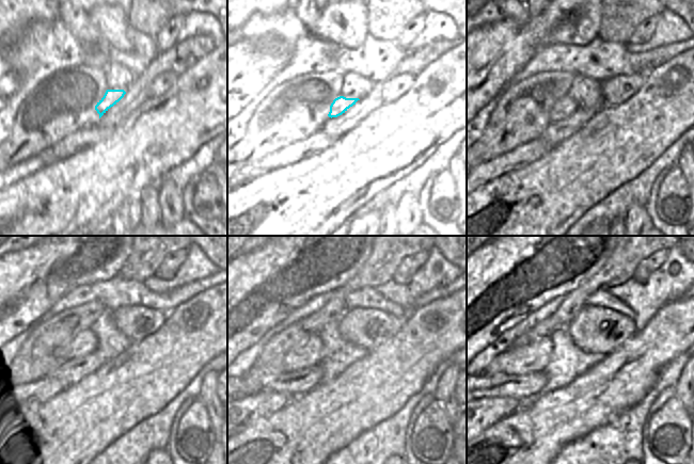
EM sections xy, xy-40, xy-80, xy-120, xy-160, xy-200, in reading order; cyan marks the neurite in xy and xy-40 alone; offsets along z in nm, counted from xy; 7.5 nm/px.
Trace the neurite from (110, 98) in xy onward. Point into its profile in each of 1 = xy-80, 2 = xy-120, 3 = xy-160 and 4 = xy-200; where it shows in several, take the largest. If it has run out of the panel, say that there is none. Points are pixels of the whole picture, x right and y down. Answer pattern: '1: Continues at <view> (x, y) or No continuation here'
1: Continues at xy-80 (565, 106)
2: Continues at xy-120 (84, 344)
3: Continues at xy-160 (309, 352)
4: Continues at xy-200 (522, 360)

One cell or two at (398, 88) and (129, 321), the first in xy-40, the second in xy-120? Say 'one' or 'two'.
one

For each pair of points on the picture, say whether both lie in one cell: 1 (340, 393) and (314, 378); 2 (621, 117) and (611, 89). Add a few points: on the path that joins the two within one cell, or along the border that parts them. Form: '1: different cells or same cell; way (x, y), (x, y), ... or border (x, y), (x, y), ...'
1: different cells; border (319, 382), (311, 389), (297, 395)
2: different cells; border (639, 91), (618, 104), (605, 106)

